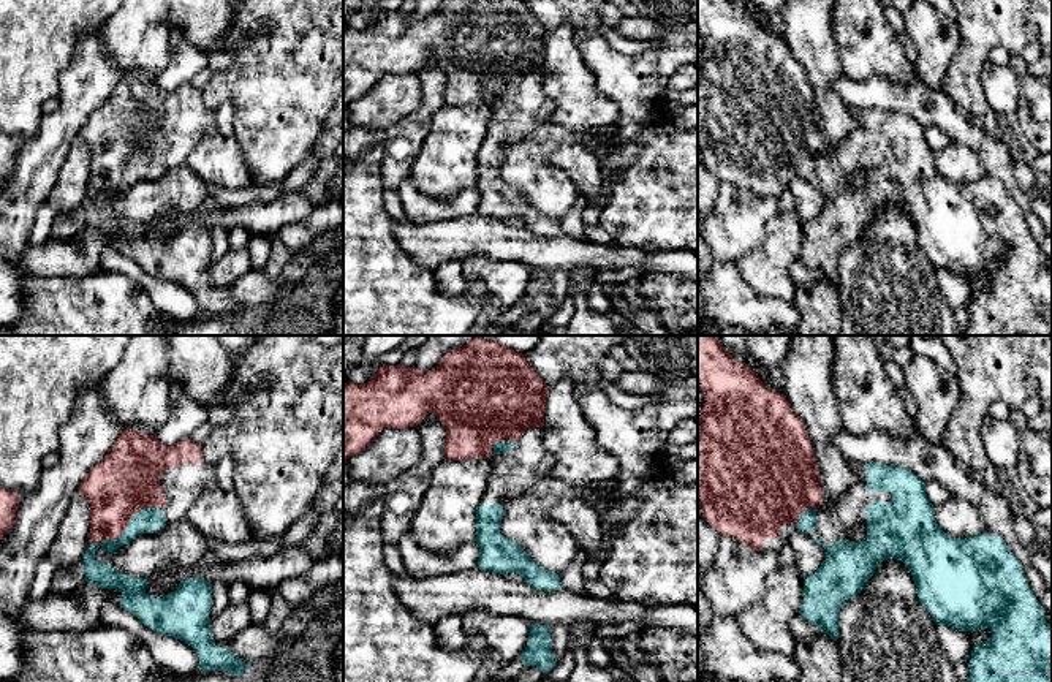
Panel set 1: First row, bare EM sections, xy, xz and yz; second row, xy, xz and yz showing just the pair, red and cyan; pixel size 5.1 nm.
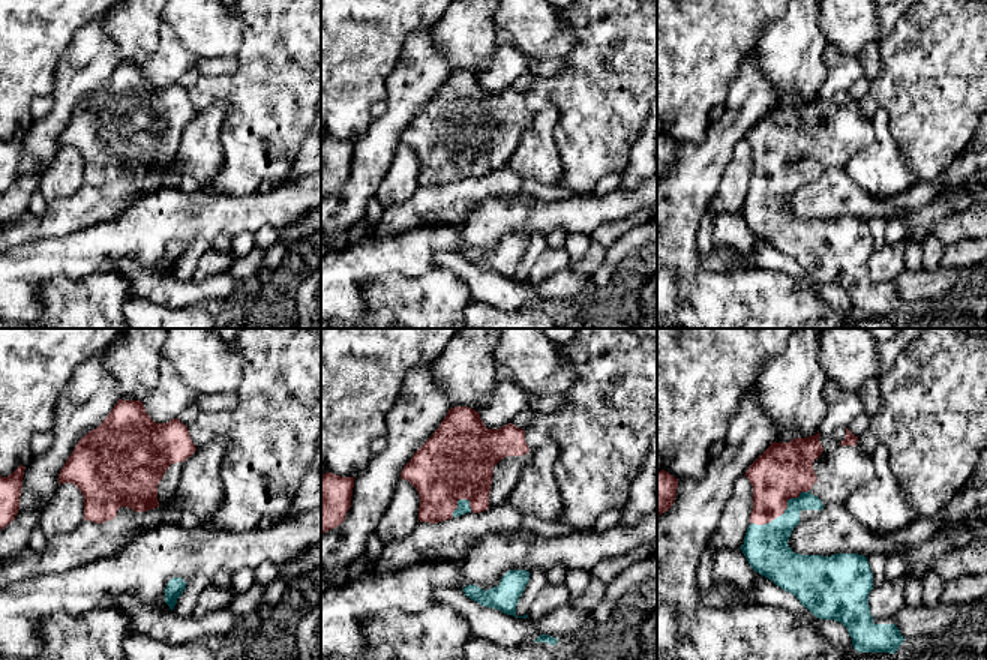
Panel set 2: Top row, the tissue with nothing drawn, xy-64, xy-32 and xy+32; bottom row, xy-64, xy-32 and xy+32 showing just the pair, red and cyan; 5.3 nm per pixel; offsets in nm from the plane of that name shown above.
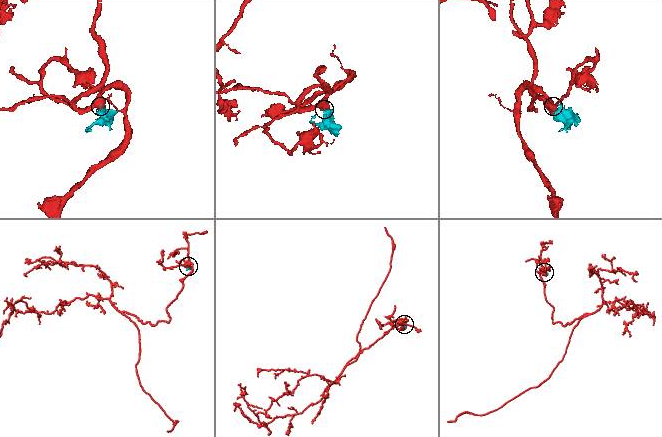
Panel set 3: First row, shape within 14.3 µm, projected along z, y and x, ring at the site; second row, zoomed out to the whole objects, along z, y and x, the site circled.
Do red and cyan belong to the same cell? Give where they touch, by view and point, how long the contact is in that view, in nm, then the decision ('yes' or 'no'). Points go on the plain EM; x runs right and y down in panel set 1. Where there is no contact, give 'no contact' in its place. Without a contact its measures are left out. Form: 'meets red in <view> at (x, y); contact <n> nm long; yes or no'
meets red in xy at (127, 170); contact 400 nm long; yes

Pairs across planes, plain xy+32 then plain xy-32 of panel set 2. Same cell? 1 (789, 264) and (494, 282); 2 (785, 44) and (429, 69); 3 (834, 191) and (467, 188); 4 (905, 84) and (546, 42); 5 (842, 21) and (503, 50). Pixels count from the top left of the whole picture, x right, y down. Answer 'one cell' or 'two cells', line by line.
1: one cell
2: two cells
3: one cell
4: two cells
5: two cells

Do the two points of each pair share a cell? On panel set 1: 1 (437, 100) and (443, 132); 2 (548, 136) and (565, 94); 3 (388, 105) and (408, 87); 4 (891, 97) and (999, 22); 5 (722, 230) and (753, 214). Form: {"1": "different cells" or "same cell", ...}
{"1": "different cells", "2": "different cells", "3": "same cell", "4": "different cells", "5": "same cell"}

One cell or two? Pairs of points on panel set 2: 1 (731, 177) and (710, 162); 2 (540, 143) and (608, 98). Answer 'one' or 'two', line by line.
1: two
2: two

